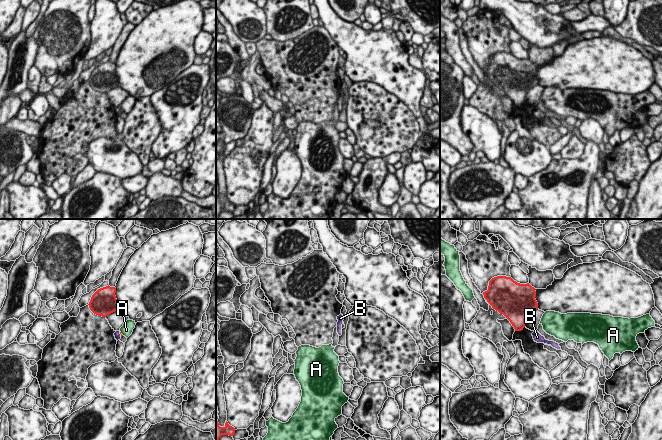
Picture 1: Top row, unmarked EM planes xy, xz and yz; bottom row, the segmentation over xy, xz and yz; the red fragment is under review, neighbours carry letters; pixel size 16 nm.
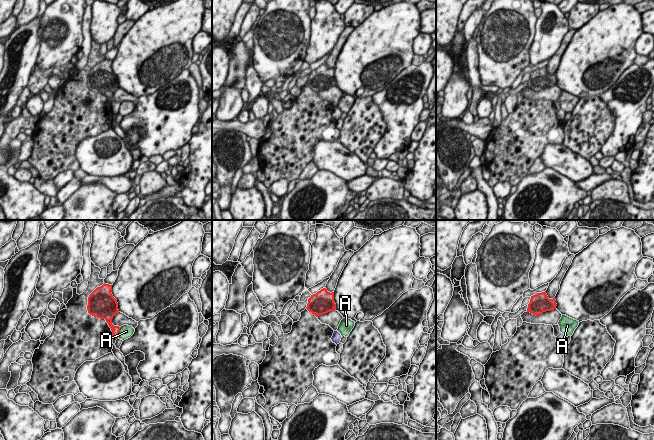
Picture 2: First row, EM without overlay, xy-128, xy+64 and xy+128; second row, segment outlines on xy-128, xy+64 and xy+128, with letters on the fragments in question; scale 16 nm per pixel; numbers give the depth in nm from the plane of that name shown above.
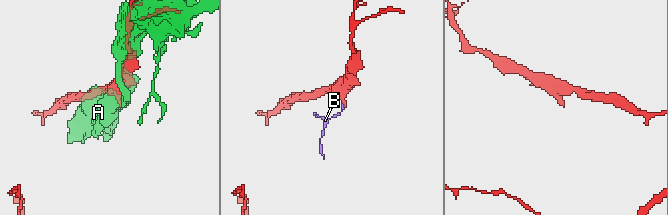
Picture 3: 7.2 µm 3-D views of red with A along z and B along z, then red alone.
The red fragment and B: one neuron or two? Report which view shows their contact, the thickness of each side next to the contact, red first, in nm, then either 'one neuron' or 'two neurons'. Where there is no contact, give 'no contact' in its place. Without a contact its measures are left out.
xy | 30/100 nm | two neurons

